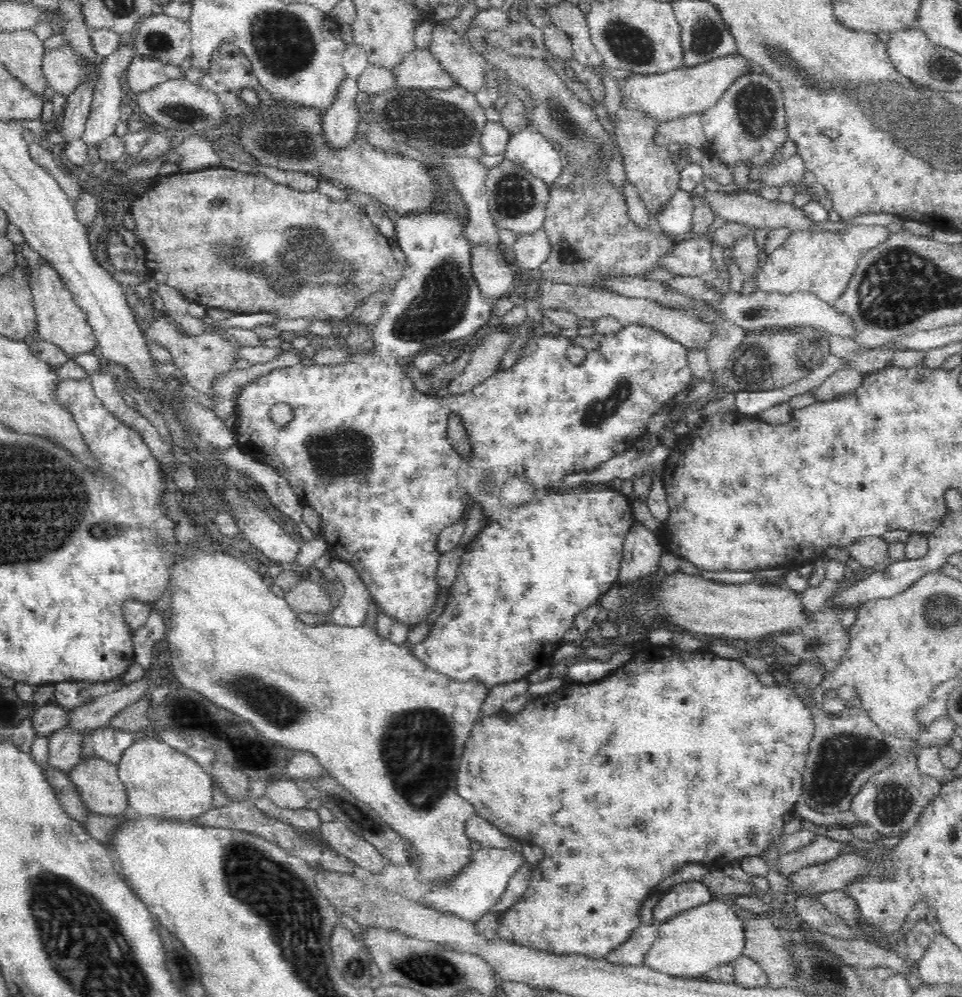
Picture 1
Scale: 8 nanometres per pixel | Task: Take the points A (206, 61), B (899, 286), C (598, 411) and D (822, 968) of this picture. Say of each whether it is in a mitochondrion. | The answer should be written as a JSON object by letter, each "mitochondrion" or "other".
{"A":"other","B":"mitochondrion","C":"mitochondrion","D":"mitochondrion"}

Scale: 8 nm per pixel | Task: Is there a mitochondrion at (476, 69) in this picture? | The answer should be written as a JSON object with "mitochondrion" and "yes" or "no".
{"mitochondrion":"no"}

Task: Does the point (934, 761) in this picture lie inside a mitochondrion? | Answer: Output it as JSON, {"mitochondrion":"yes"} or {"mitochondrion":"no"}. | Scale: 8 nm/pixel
{"mitochondrion":"no"}

